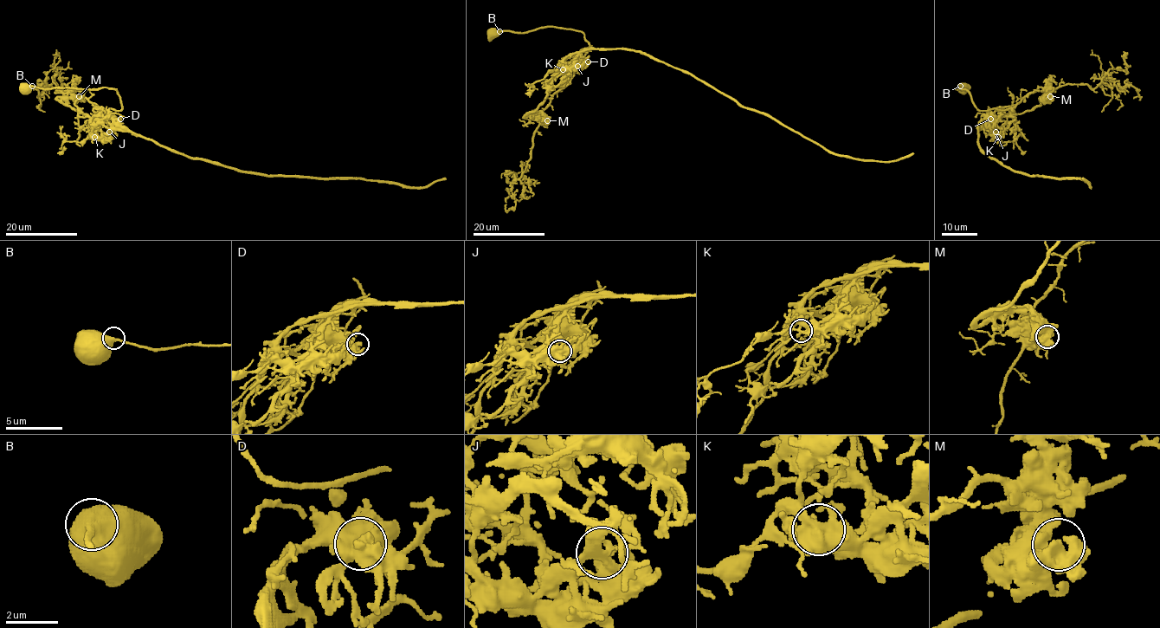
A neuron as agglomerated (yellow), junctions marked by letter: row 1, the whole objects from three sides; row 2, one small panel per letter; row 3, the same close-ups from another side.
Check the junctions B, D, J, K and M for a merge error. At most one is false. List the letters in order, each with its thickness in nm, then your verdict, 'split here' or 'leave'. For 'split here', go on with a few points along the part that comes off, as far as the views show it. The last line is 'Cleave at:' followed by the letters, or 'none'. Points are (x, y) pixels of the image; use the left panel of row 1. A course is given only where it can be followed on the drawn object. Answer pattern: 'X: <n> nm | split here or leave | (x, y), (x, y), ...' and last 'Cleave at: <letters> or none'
B: 550 nm | leave
D: 550 nm | leave
J: 400 nm | leave
K: 480 nm | split here | (94, 136), (91, 119), (102, 106), (93, 104), (120, 110), (117, 89), (20, 89)
M: 600 nm | leave
Cleave at: K

